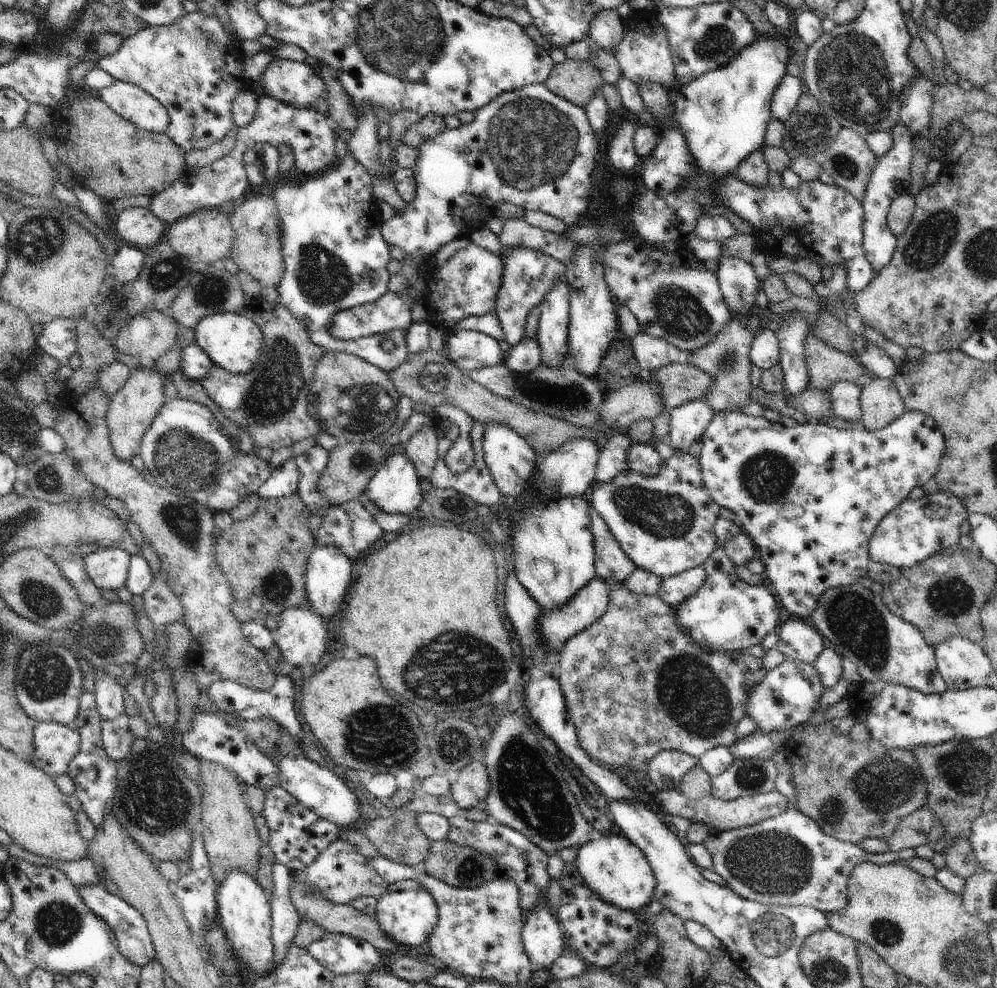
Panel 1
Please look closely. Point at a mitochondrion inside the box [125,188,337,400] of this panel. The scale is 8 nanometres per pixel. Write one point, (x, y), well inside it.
(210, 292)

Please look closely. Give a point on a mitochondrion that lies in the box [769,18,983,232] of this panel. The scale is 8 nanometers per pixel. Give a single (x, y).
(850, 75)

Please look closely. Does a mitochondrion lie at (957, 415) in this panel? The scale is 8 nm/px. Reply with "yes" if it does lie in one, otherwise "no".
no

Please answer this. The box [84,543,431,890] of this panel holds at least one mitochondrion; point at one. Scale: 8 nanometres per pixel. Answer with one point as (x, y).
(155, 801)

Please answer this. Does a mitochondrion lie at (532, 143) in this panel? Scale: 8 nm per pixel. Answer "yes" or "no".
yes

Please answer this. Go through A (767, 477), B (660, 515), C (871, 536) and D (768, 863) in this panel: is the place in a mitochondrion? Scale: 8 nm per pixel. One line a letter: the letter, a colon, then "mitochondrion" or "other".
A: mitochondrion
B: mitochondrion
C: other
D: mitochondrion

